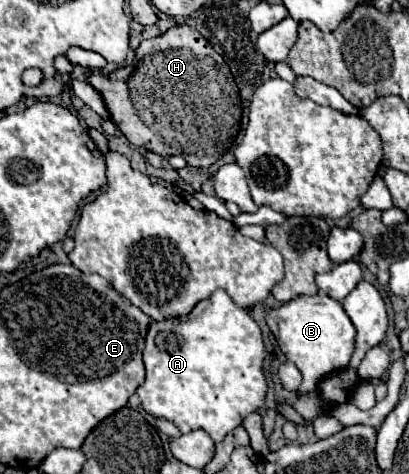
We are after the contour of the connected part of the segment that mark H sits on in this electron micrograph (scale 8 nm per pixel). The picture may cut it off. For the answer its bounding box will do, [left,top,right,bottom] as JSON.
[88,25,242,167]

